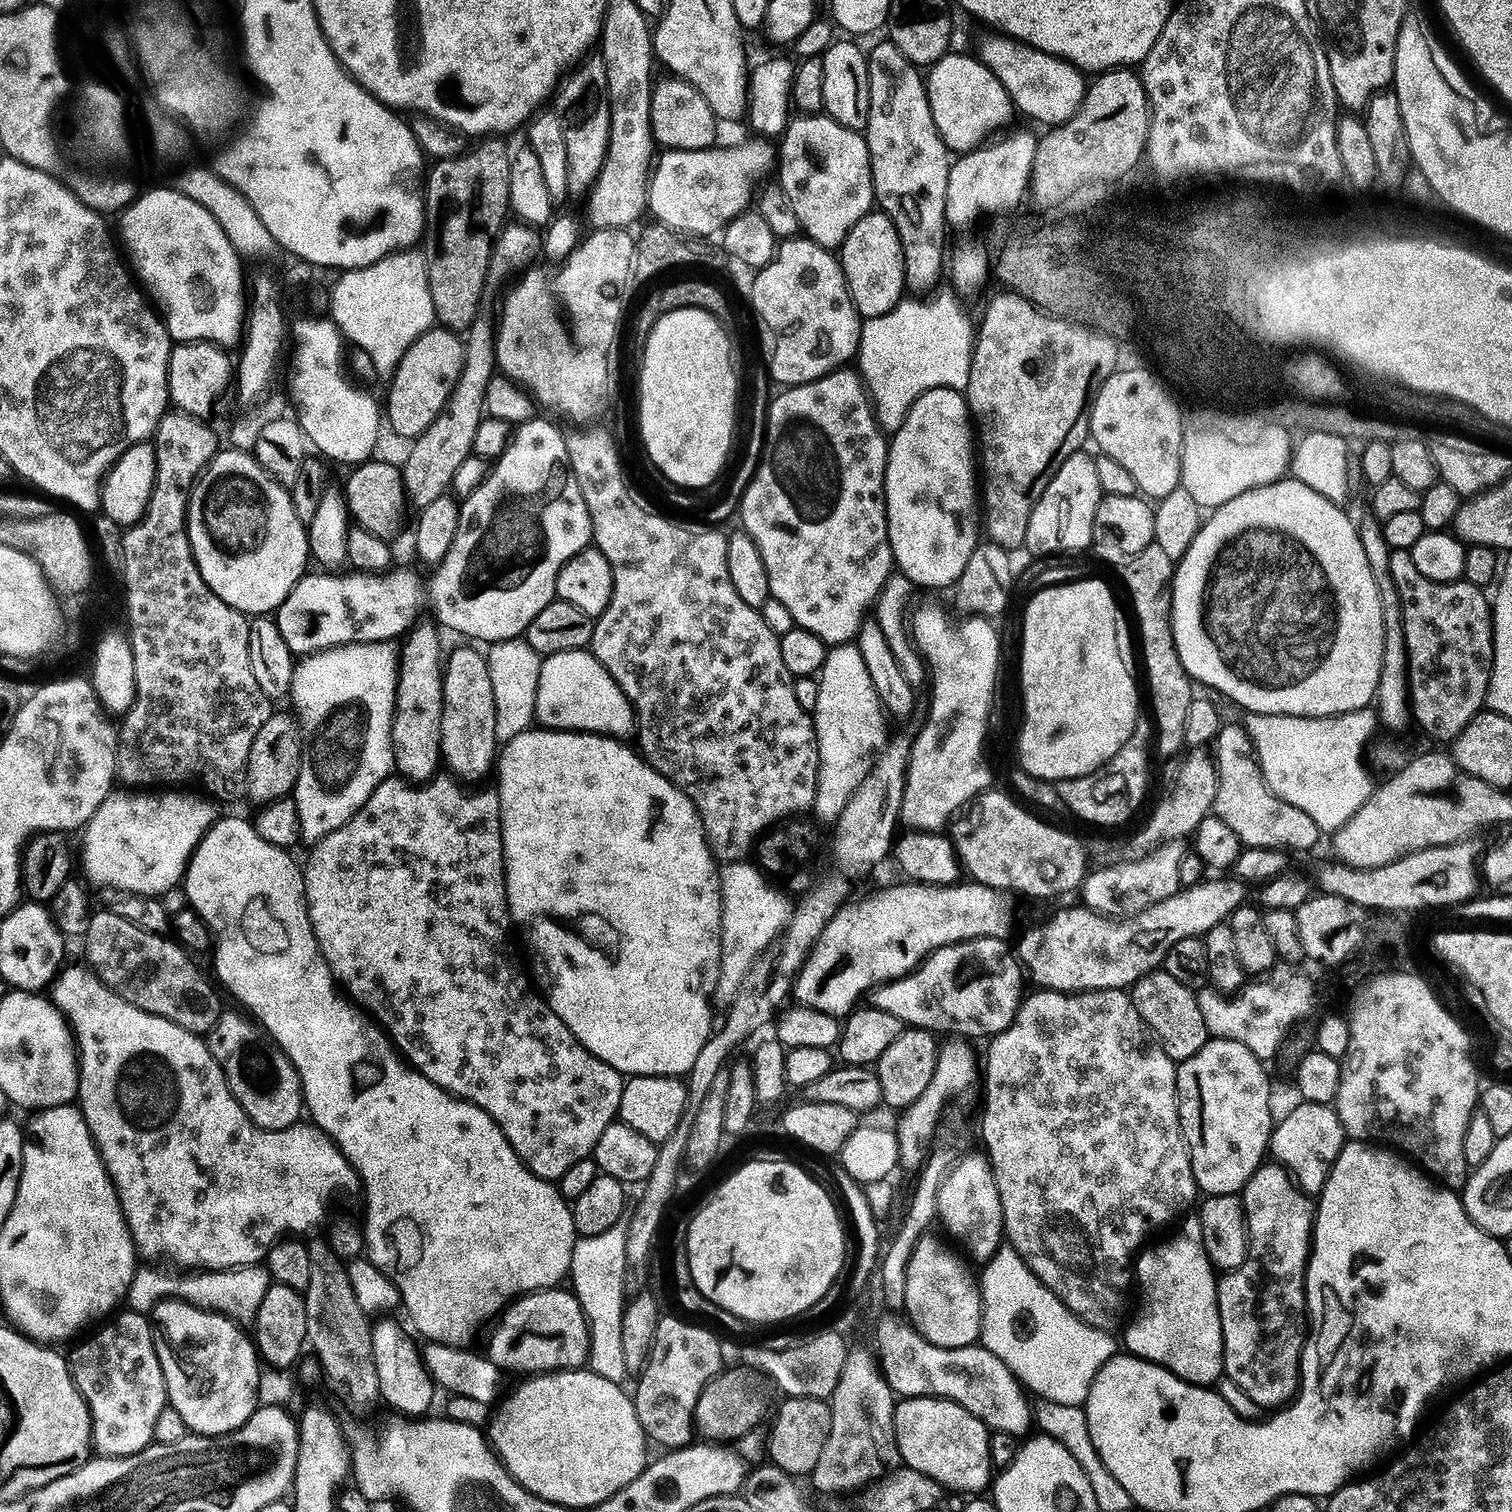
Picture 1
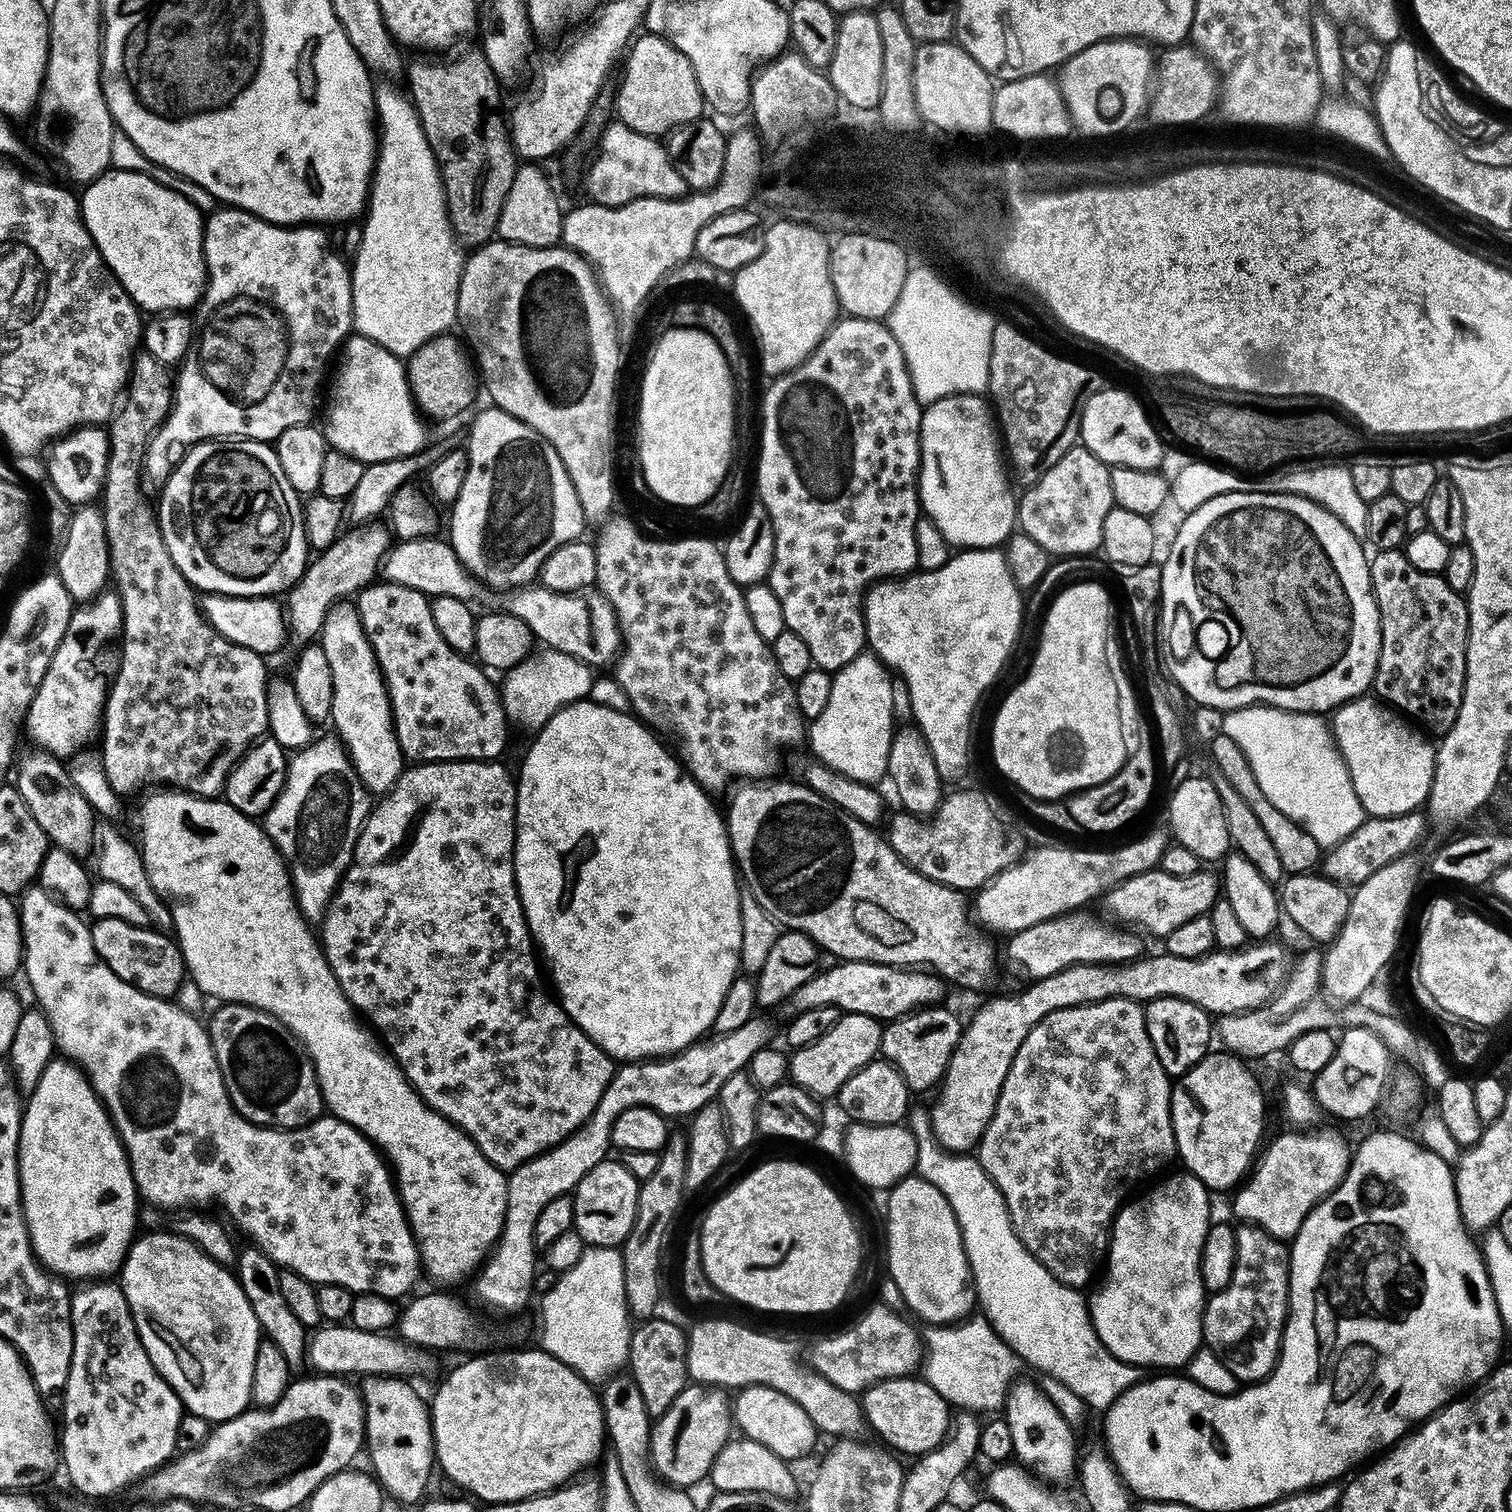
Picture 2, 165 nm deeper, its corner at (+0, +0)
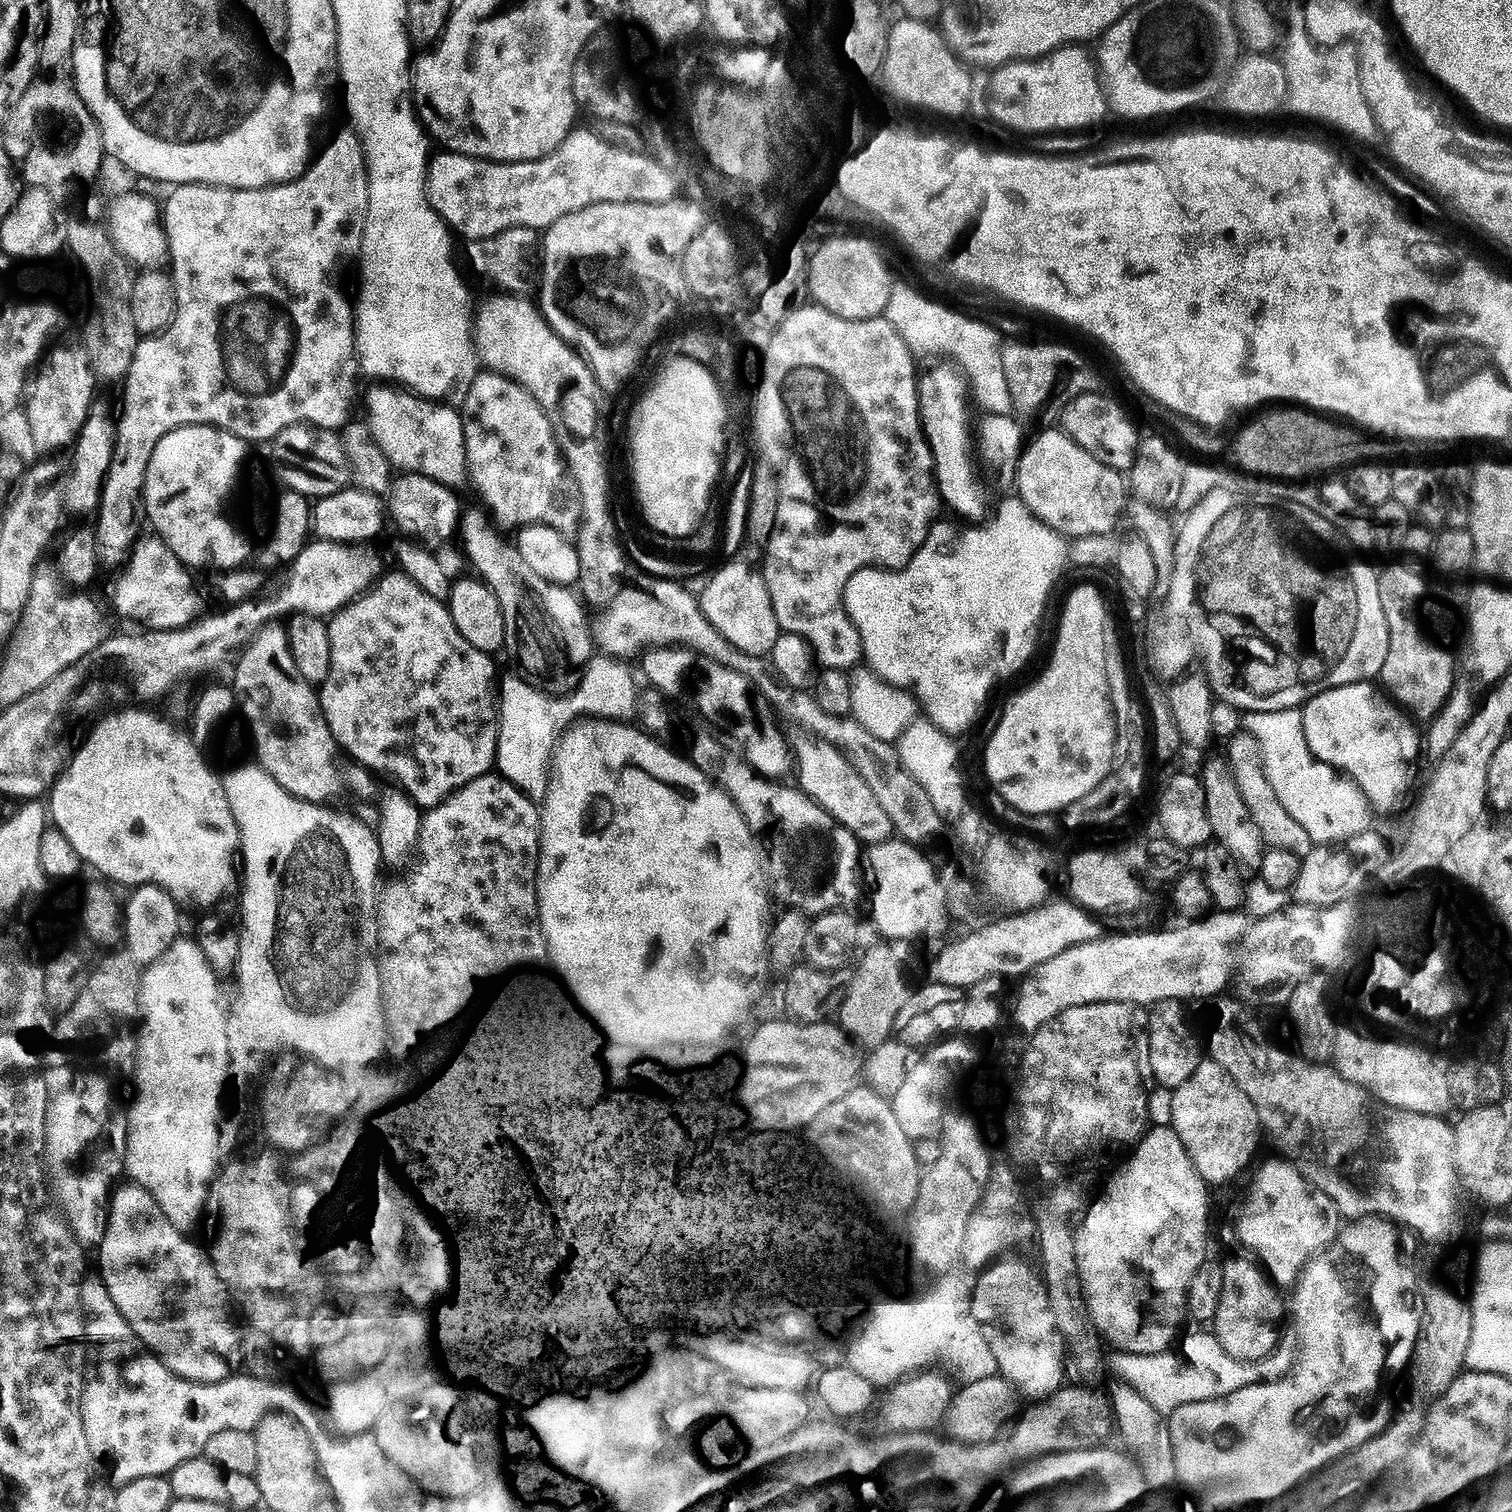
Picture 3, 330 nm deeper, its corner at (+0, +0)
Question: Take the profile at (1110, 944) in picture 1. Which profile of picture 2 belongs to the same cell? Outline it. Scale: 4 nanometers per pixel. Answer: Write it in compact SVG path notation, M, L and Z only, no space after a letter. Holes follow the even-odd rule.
M748 782L743 786L737 787L740 788L736 793L733 791L731 793L732 796L732 805L729 806L728 812L726 808L726 823L728 826L728 840L732 843L732 855L735 859L736 866L739 872L739 875L742 879L745 880L746 883L750 884L750 889L754 890L754 897L758 900L758 902L762 906L762 910L769 915L770 919L776 921L781 927L784 927L789 932L801 932L801 934L808 936L810 939L814 941L817 947L820 950L823 950L825 953L827 951L832 956L840 956L841 961L847 962L849 960L853 960L854 962L870 962L871 964L885 964L886 966L890 966L891 968L910 968L913 970L919 969L921 966L927 966L933 973L939 974L945 981L951 982L953 980L956 984L961 984L964 988L984 988L988 983L992 980L992 975L996 972L996 948L991 944L990 941L987 940L989 937L987 935L980 936L981 929L977 927L974 923L973 913L970 911L970 904L966 901L965 893L958 892L954 888L947 888L946 886L942 886L938 882L934 882L930 878L926 878L922 874L918 874L914 869L908 865L903 858L901 858L896 851L890 847L887 839L883 835L880 836L879 831L873 830L869 825L863 824L862 822L858 822L858 818L854 818L850 814L846 814L846 810L842 810L838 806L834 806L834 802L830 802L826 798L822 798L817 794L813 788L809 788L805 786L803 783L800 784L776 784L777 782Z

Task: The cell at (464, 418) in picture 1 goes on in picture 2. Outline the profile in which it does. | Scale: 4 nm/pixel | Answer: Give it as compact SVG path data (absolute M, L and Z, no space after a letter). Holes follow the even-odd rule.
M361 523L353 532L344 532L328 549L316 556L317 560L315 557L309 563L299 584L286 596L286 624L291 639L293 636L296 640L308 640L304 642L315 641L321 635L324 620L332 606L345 598L355 597L373 583L384 557L394 544L393 533L380 524L382 523Z

